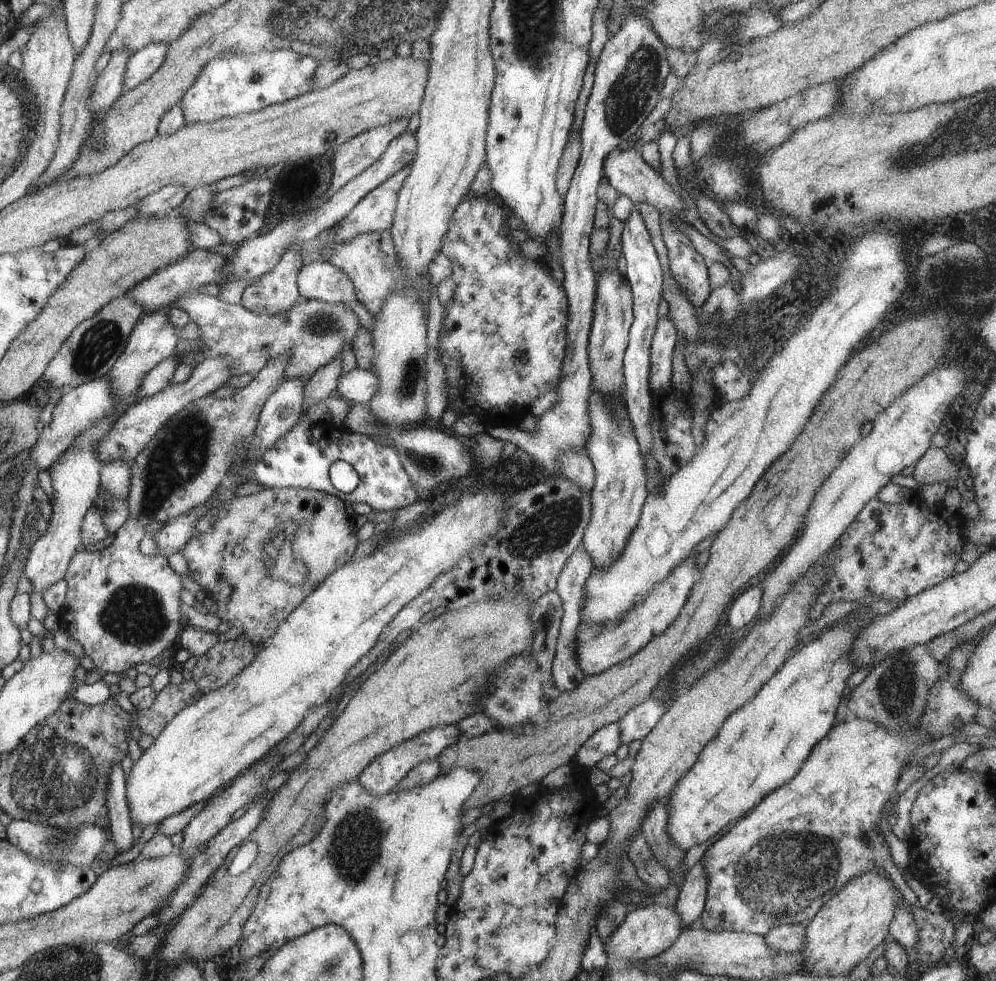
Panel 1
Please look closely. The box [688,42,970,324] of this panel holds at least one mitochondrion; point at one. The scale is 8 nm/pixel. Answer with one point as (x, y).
(937, 284)

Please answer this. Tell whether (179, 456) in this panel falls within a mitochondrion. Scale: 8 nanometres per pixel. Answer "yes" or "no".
yes

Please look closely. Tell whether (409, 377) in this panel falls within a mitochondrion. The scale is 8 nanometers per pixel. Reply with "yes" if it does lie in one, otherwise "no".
yes

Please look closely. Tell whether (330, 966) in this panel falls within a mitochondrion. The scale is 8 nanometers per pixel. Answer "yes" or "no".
yes

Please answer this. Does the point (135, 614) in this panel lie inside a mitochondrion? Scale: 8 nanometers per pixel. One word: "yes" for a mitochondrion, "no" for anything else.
yes

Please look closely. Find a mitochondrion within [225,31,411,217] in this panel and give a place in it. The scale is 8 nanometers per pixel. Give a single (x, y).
(257, 74)

